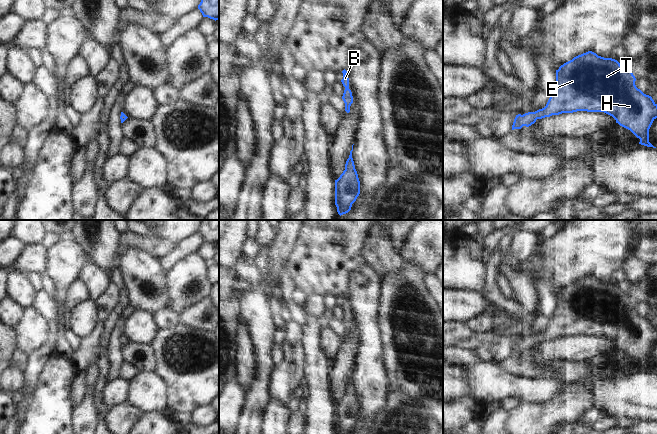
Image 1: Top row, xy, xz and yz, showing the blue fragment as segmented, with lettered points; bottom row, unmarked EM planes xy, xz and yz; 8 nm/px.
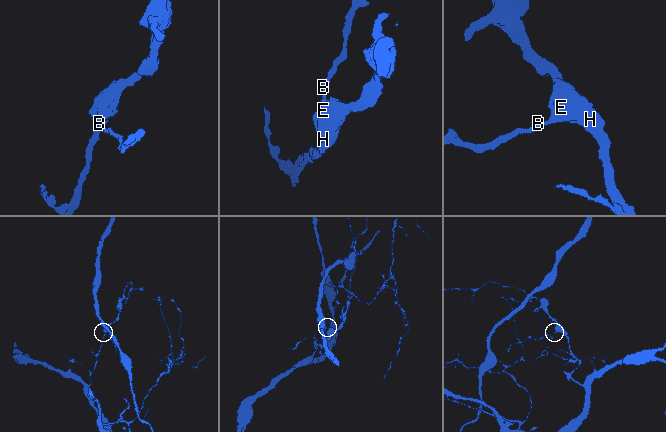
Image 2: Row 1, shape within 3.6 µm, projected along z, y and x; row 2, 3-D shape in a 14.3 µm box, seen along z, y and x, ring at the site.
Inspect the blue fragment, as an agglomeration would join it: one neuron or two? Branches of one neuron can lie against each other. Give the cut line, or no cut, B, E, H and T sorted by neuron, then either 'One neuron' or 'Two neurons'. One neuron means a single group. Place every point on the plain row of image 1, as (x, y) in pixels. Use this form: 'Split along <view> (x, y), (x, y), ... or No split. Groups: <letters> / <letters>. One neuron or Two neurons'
No split. Groups: B E H T. One neuron

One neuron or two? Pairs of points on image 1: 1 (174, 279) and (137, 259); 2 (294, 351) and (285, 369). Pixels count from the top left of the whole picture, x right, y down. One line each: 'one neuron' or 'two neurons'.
1: two neurons
2: one neuron

